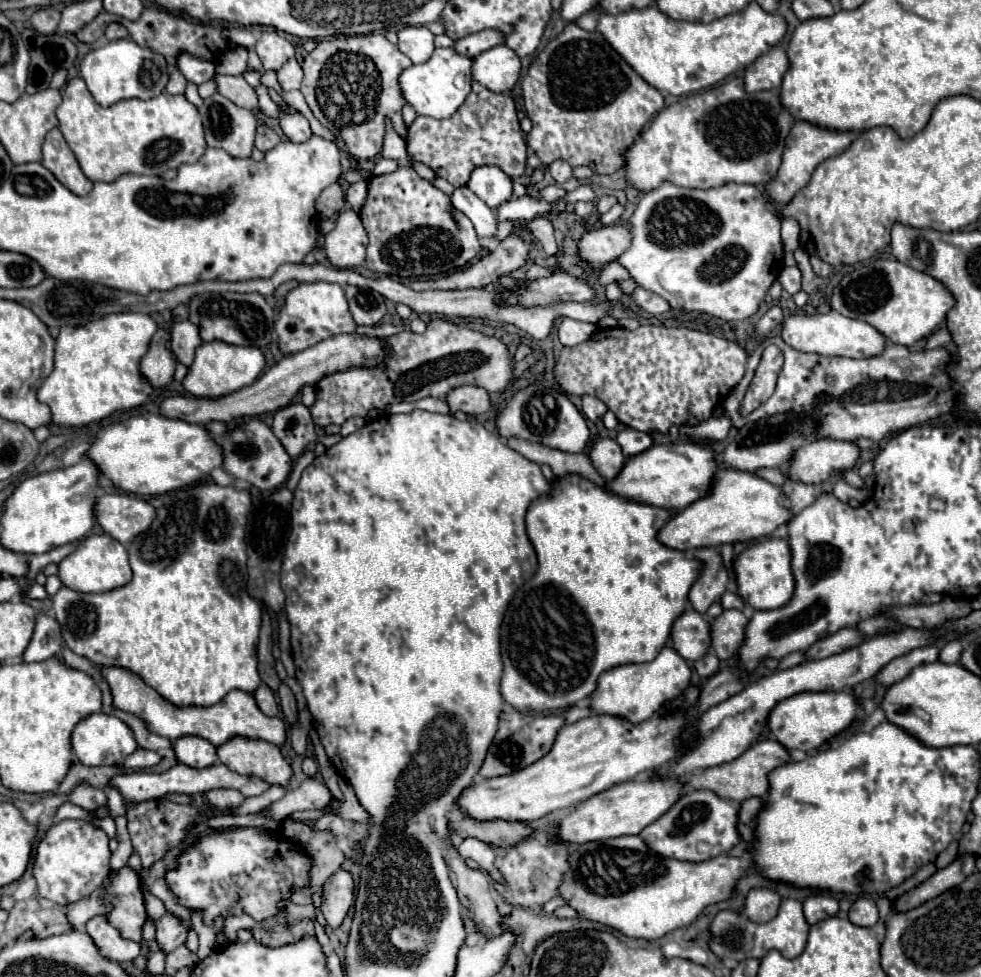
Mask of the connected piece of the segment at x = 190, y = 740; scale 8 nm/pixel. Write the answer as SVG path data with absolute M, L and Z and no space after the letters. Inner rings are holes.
M181 736L173 742L175 756L181 764L191 768L207 768L217 762L217 748L199 736Z

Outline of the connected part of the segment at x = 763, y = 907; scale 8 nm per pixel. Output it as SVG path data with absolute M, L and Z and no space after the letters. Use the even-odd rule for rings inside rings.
M765 888L751 890L747 894L743 912L751 922L757 922L757 924L769 922L775 918L779 902L781 902L781 898L773 890L765 890Z

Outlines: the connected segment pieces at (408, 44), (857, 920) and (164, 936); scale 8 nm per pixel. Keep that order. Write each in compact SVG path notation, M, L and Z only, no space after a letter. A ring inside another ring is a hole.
M405 26L399 30L399 50L411 58L413 64L429 60L433 54L434 35L425 26Z
M857 898L849 910L849 920L857 926L875 926L879 920L879 910L875 906L875 900Z
M165 914L157 922L157 944L159 944L159 948L165 954L169 954L177 946L181 946L185 942L185 938L187 938L187 926L191 926L191 924L181 924L171 914Z

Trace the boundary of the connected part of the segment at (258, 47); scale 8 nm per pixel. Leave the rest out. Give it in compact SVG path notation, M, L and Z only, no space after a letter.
M263 32L261 40L255 44L255 52L261 58L263 70L279 70L287 60L295 56L295 48L277 32Z

